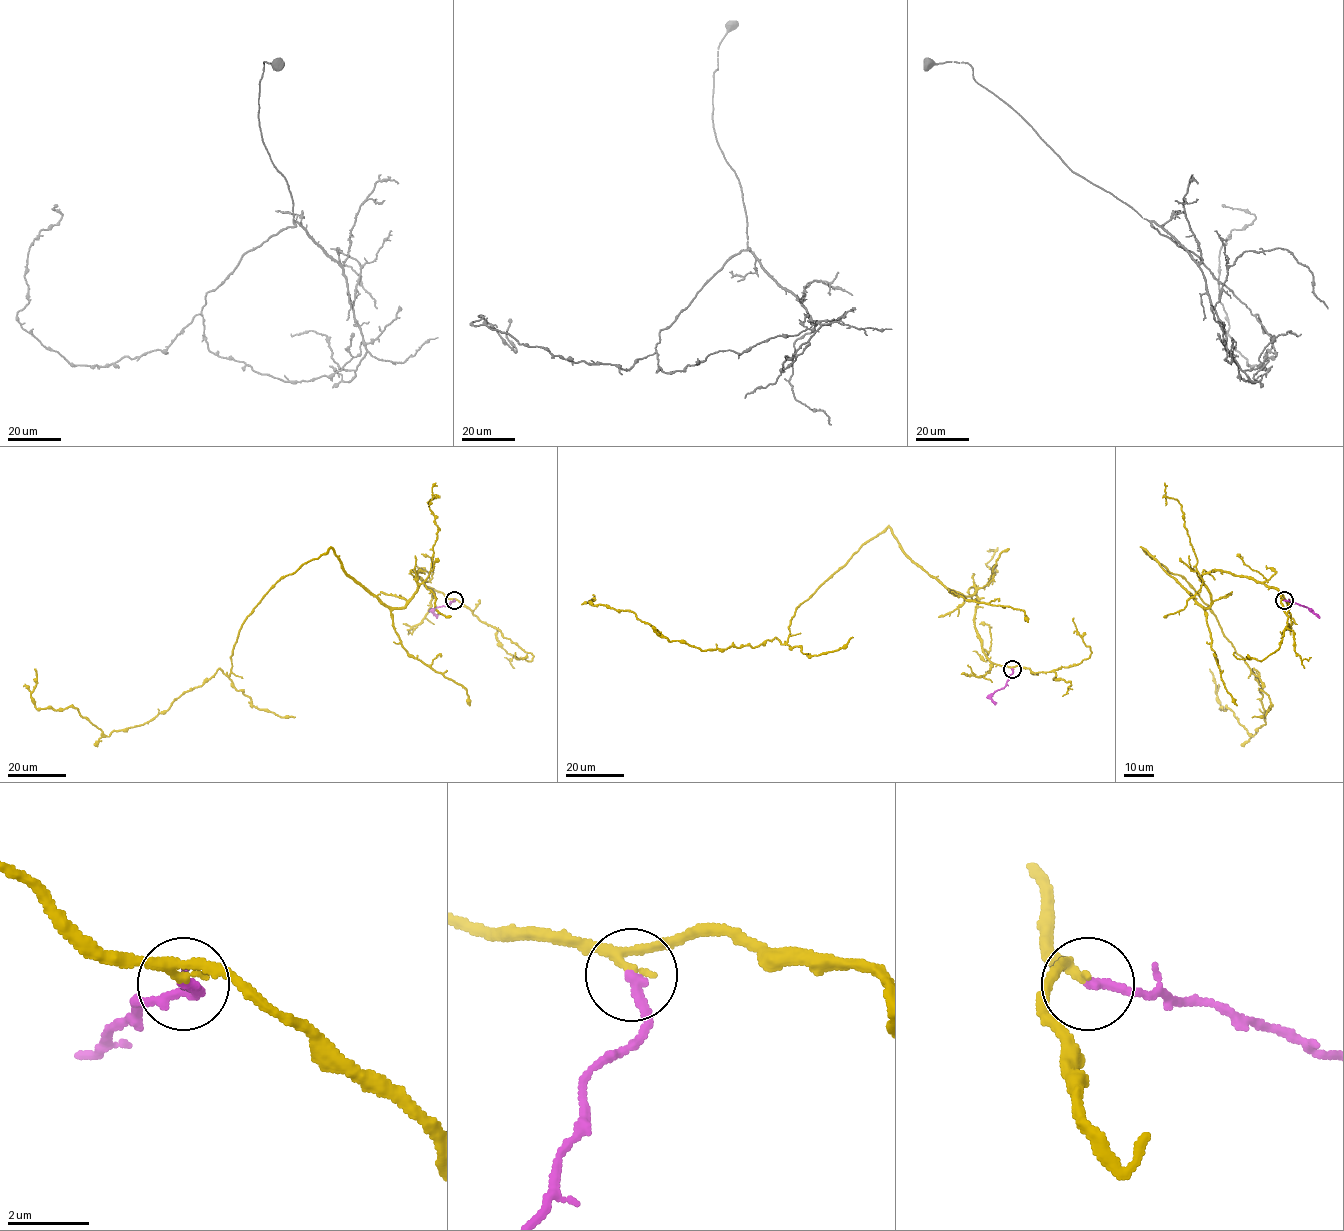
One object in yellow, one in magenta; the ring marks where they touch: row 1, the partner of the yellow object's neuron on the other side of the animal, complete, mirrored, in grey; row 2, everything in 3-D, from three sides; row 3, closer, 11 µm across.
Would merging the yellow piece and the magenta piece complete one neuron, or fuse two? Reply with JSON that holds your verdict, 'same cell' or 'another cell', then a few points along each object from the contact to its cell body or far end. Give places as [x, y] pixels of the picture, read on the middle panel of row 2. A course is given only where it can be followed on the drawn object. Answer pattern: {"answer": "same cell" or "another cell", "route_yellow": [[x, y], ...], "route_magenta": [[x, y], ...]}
{"answer": "same cell", "route_yellow": [[1012, 668], [982, 648], [975, 586], [946, 588], [889, 528], [796, 608], [786, 643], [701, 650], [593, 594]], "route_magenta": [[1012, 668], [1006, 685], [990, 697], [995, 704]]}

